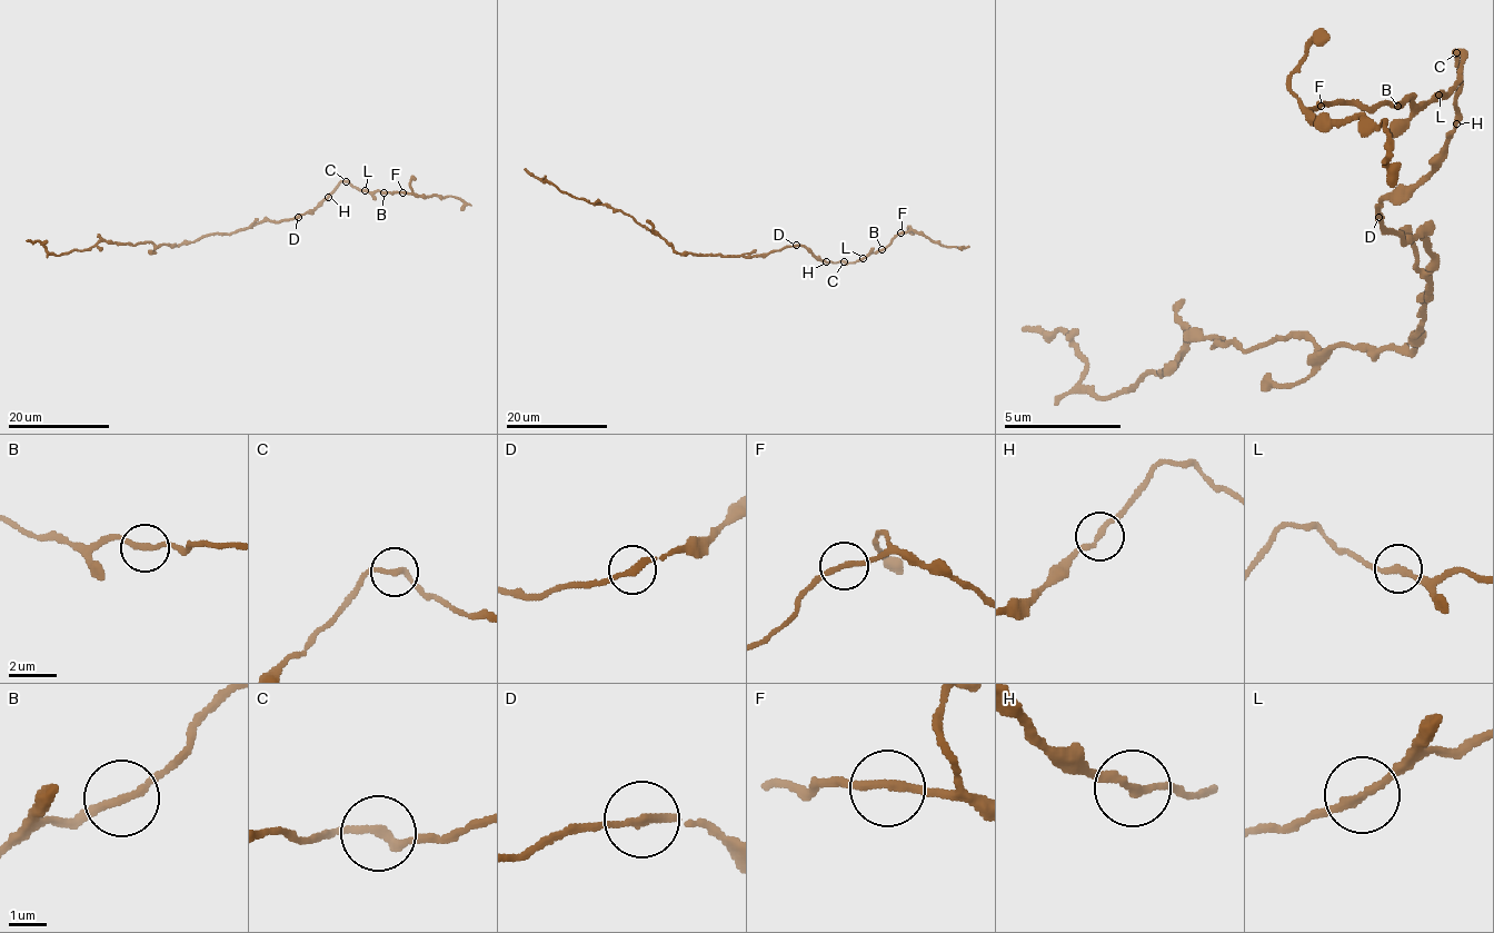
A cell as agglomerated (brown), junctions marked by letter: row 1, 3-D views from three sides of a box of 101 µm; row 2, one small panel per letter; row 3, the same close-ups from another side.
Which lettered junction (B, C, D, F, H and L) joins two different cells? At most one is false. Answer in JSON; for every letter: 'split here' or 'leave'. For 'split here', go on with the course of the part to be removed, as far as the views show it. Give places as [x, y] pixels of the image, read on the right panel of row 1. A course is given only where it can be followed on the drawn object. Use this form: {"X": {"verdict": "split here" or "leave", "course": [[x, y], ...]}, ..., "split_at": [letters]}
{"B": {"verdict": "leave"}, "C": {"verdict": "leave"}, "D": {"verdict": "leave"}, "F": {"verdict": "leave"}, "H": {"verdict": "leave"}, "L": {"verdict": "leave"}, "split_at": []}

